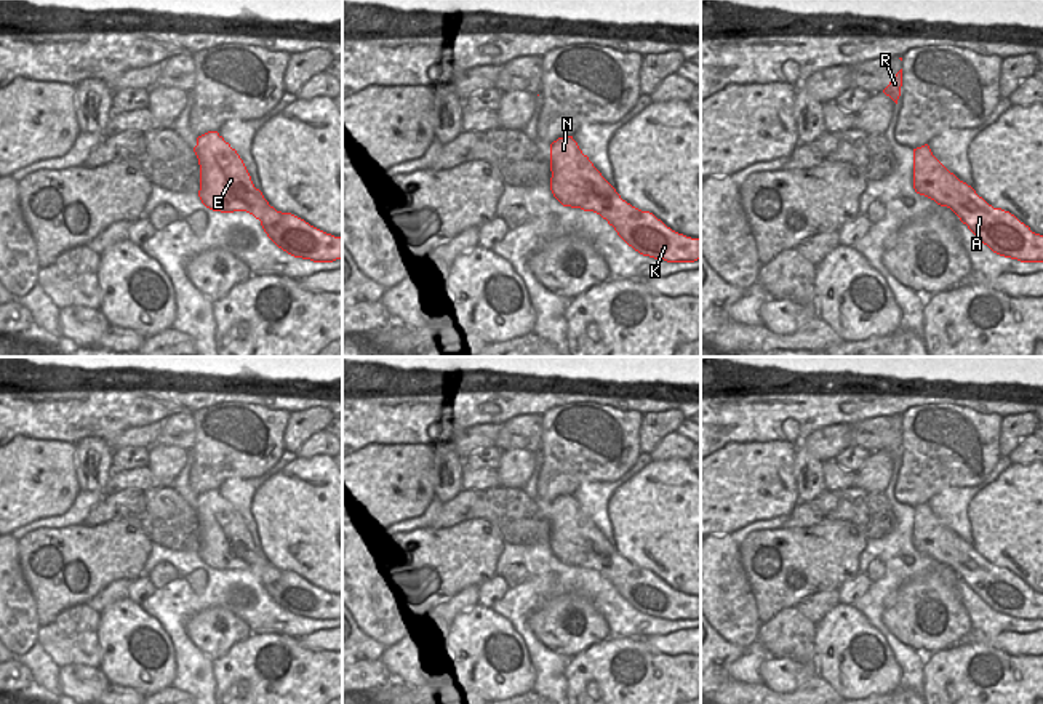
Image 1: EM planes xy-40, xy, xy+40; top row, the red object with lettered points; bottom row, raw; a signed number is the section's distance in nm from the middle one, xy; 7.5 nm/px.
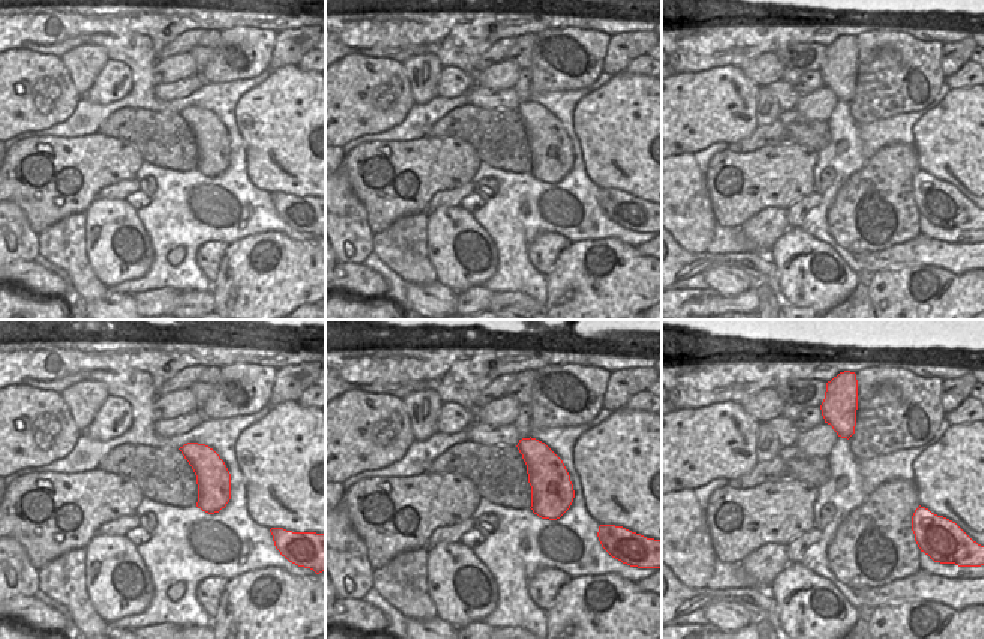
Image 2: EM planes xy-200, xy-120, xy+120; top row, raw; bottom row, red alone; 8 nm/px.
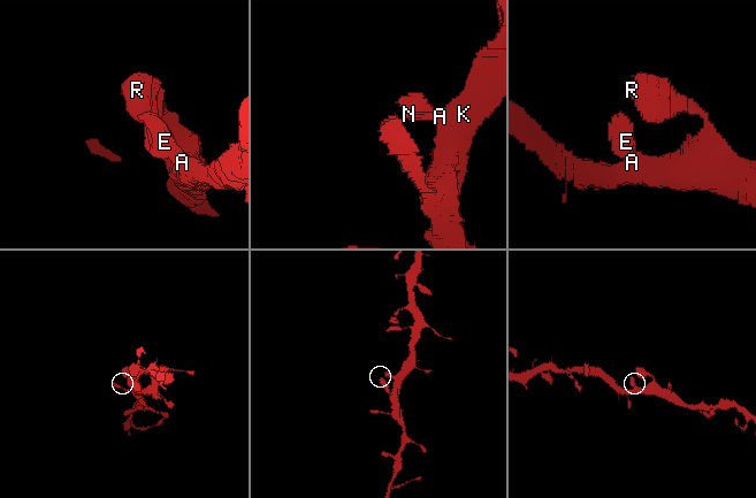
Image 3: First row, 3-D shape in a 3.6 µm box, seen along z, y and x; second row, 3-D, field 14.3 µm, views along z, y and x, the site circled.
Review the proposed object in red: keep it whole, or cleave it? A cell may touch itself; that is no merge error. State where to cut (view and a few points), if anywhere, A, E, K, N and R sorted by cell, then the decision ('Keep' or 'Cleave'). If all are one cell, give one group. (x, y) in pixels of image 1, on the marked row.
No split. Groups: A E K N R. Keep.

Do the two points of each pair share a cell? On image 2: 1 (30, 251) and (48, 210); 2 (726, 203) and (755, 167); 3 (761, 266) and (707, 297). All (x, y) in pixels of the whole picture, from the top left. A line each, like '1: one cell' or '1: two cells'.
1: two cells
2: one cell
3: two cells

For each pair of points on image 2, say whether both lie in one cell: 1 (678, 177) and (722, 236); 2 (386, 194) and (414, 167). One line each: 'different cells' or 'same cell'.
1: different cells
2: same cell

